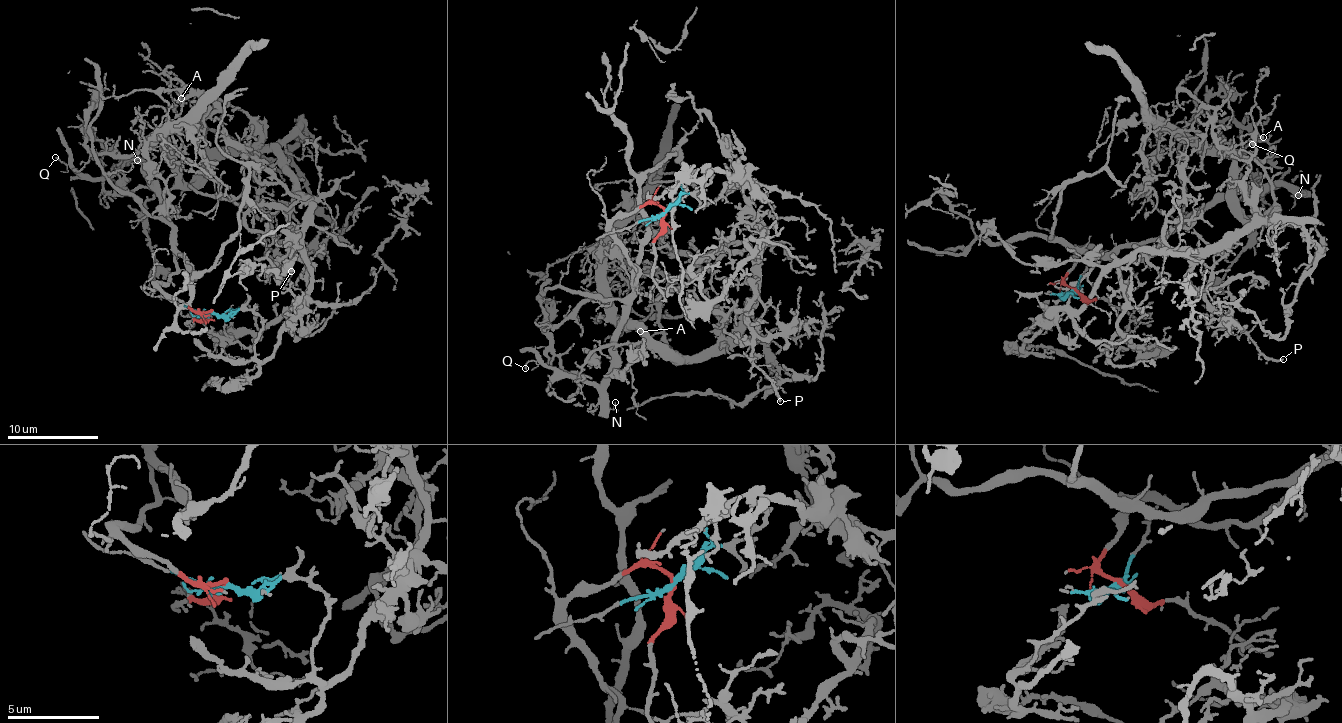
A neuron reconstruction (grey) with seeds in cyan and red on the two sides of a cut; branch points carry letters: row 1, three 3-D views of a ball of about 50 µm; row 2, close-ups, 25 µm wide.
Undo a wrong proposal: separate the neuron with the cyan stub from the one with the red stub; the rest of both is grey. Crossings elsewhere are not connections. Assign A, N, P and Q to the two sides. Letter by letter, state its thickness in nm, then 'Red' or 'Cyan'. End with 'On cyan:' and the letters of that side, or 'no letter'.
A: Thickness 140 nm. Cyan
N: Thickness 100 nm. Red
P: Thickness 190 nm. Cyan
Q: Thickness 110 nm. Red
On cyan: A, P

